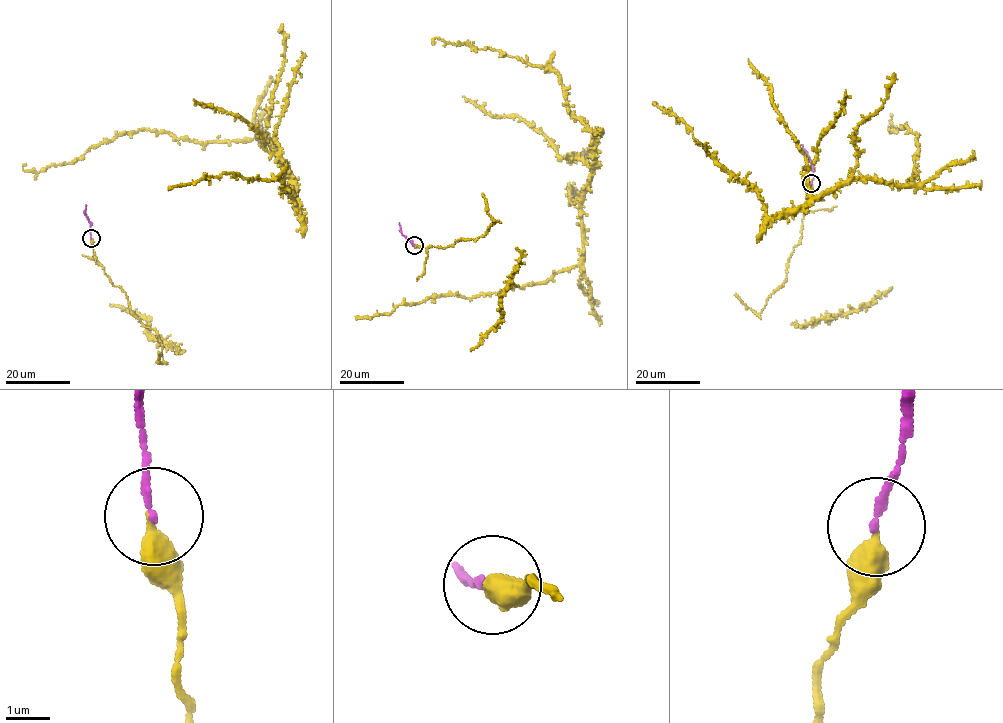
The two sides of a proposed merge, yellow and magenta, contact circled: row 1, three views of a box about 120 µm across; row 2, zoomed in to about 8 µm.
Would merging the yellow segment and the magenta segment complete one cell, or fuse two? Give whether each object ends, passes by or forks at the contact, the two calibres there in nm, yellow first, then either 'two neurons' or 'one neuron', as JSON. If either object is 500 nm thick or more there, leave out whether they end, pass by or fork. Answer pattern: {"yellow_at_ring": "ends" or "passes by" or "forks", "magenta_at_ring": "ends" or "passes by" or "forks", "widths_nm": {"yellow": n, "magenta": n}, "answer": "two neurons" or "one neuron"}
{"yellow_at_ring": "ends", "magenta_at_ring": "ends", "widths_nm": {"yellow": 400, "magenta": 150}, "answer": "one neuron"}

